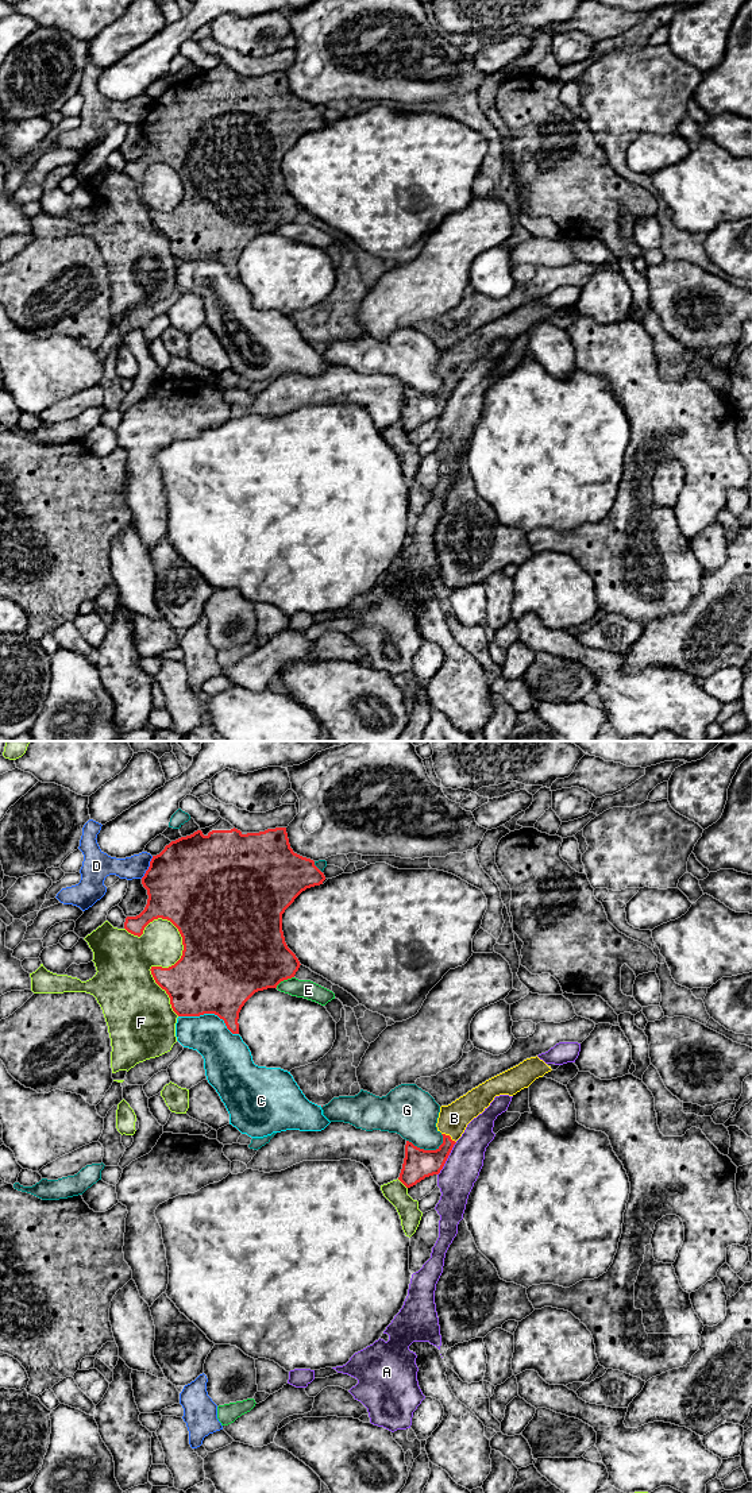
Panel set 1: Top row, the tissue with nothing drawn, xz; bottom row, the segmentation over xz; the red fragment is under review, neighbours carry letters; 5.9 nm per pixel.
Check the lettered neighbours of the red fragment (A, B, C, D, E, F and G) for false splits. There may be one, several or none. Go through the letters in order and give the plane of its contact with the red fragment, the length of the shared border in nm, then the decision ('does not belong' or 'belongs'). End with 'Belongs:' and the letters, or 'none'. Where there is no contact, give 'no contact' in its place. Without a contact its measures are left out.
A: contact in xz; length 240 nm; does not belong
B: contact in xz; length 110 nm; belongs
C: contact in xz; length 380 nm; does not belong
D: contact in xz; length 150 nm; does not belong
E: contact in xz; length 130 nm; does not belong
F: contact in xz; length 600 nm; does not belong
G: contact in xz; length 220 nm; does not belong
Belongs: B

